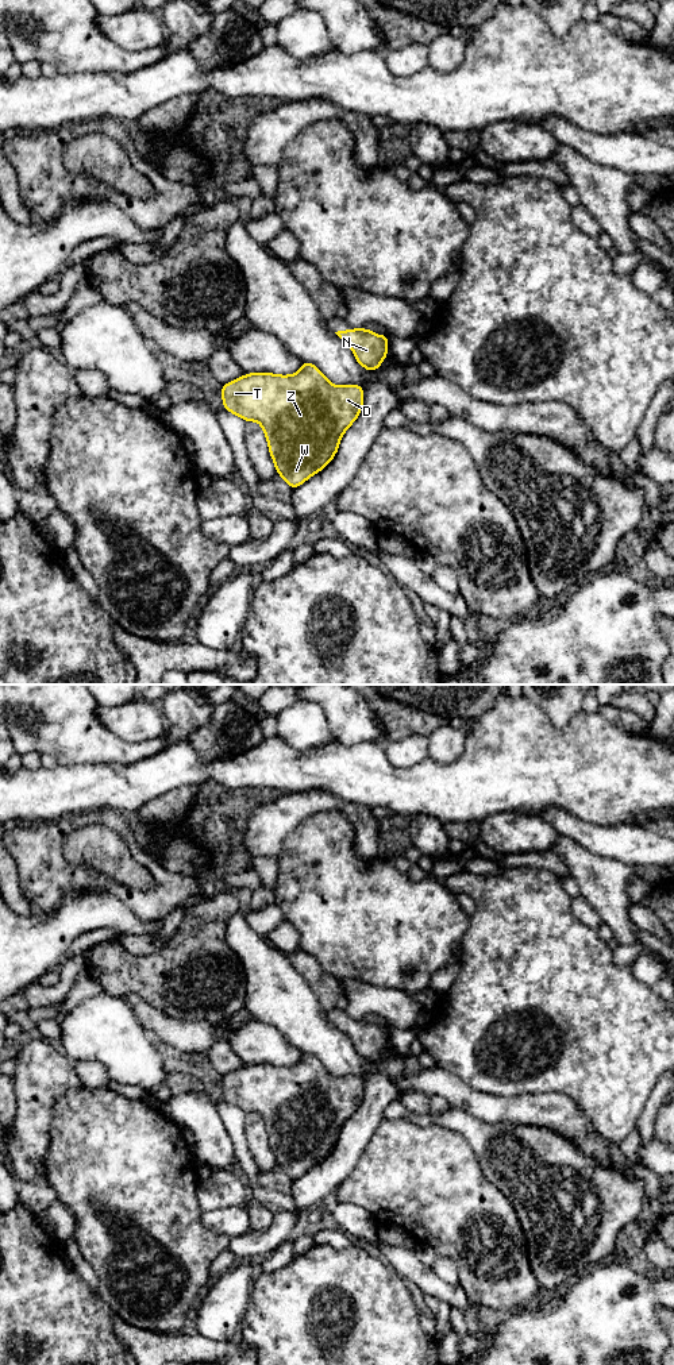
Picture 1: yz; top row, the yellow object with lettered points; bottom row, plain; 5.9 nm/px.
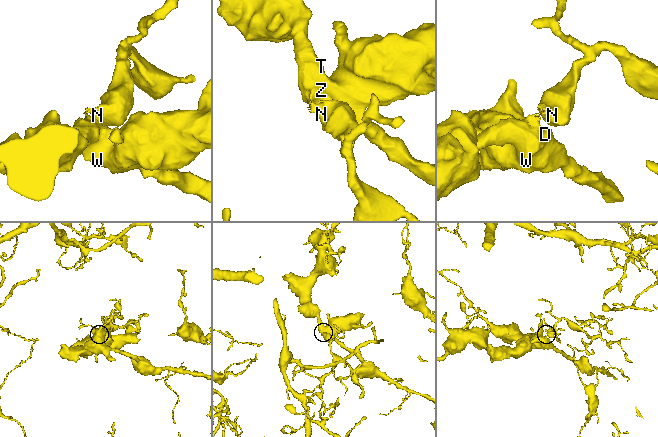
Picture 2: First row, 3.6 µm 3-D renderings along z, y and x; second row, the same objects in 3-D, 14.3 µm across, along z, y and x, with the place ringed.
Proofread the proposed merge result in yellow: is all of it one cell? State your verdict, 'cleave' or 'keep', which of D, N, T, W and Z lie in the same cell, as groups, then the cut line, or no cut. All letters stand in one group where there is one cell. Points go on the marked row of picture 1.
keep; D N T W Z; no cut

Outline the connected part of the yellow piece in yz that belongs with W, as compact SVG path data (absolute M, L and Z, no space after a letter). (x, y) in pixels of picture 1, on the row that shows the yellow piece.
M303 362L292 375L244 374L222 386L222 398L230 413L262 425L277 474L296 489L332 460L343 433L363 408L363 392L359 385L336 386L313 363Z

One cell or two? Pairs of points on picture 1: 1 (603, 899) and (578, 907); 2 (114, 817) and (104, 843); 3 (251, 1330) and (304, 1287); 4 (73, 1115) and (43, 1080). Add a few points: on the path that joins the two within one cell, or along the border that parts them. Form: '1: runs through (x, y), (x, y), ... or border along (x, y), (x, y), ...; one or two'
1: border along (581, 894), (603, 921); two
2: border along (77, 828), (88, 825), (111, 828), (130, 852); two
3: runs through (265, 1326), (291, 1300); one
4: border along (81, 1084), (57, 1095), (49, 1128); two

